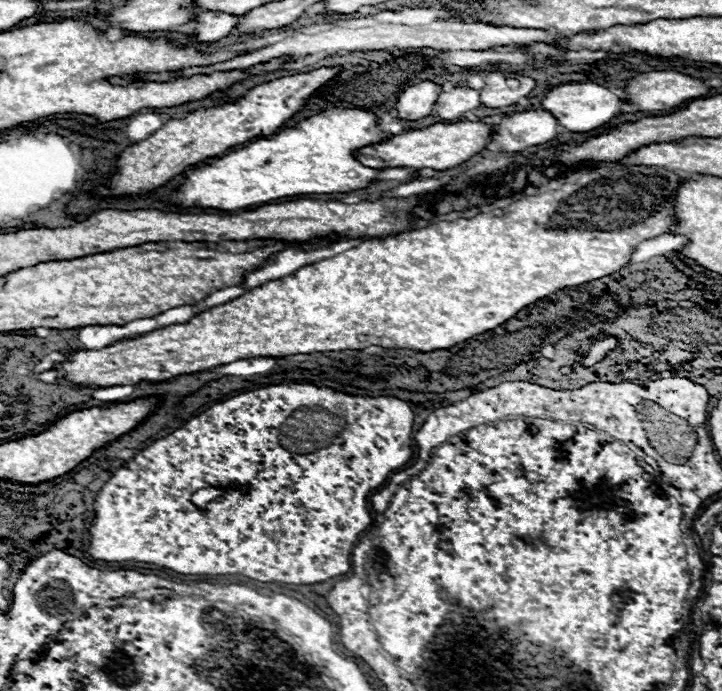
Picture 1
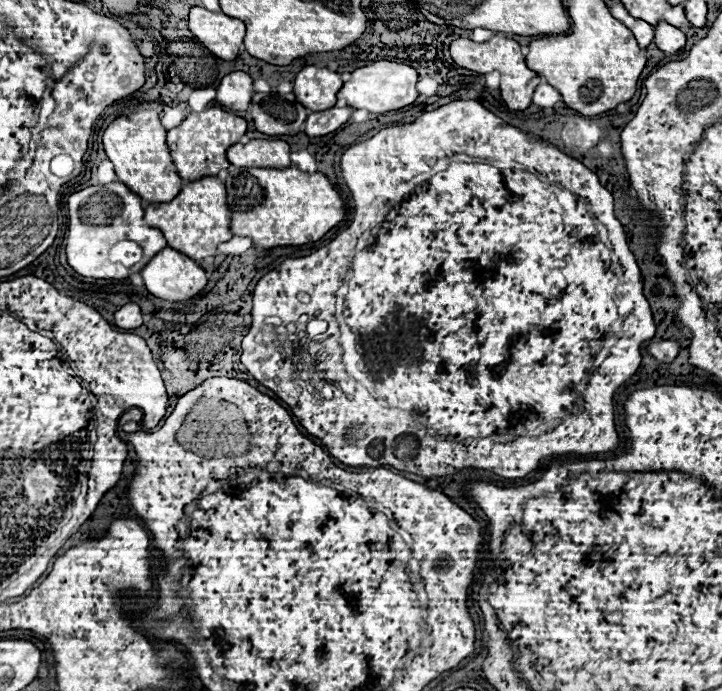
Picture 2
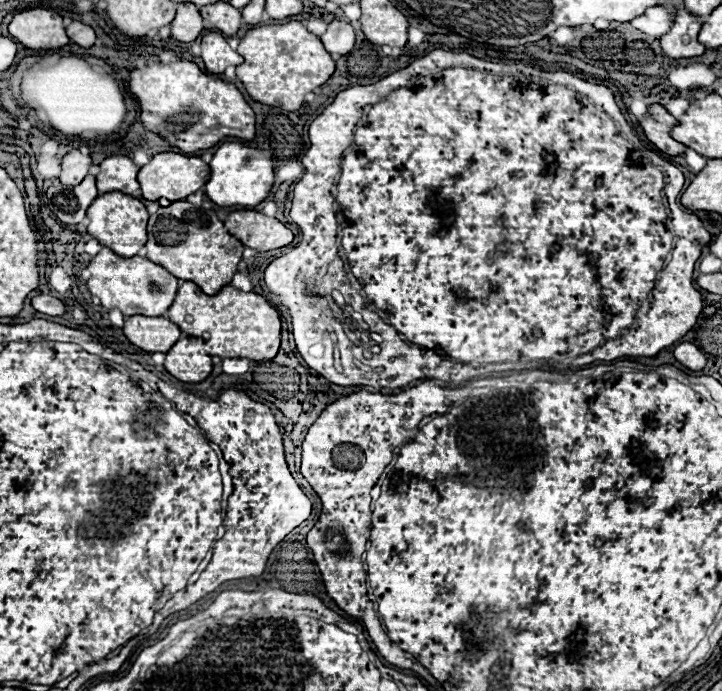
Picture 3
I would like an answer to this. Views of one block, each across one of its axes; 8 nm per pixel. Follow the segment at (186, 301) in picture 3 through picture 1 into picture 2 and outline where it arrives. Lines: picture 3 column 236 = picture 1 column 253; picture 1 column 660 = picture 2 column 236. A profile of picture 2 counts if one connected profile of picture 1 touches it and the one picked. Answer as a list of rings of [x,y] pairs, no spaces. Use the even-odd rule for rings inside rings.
[[[296,166],[288,168],[234,168],[226,178],[228,192],[228,208],[232,214],[230,230],[236,236],[250,236],[260,248],[276,248],[276,246],[300,246],[314,240],[320,240],[332,228],[336,228],[346,212],[344,200],[336,192],[334,184],[320,172],[308,174],[298,170]]]

